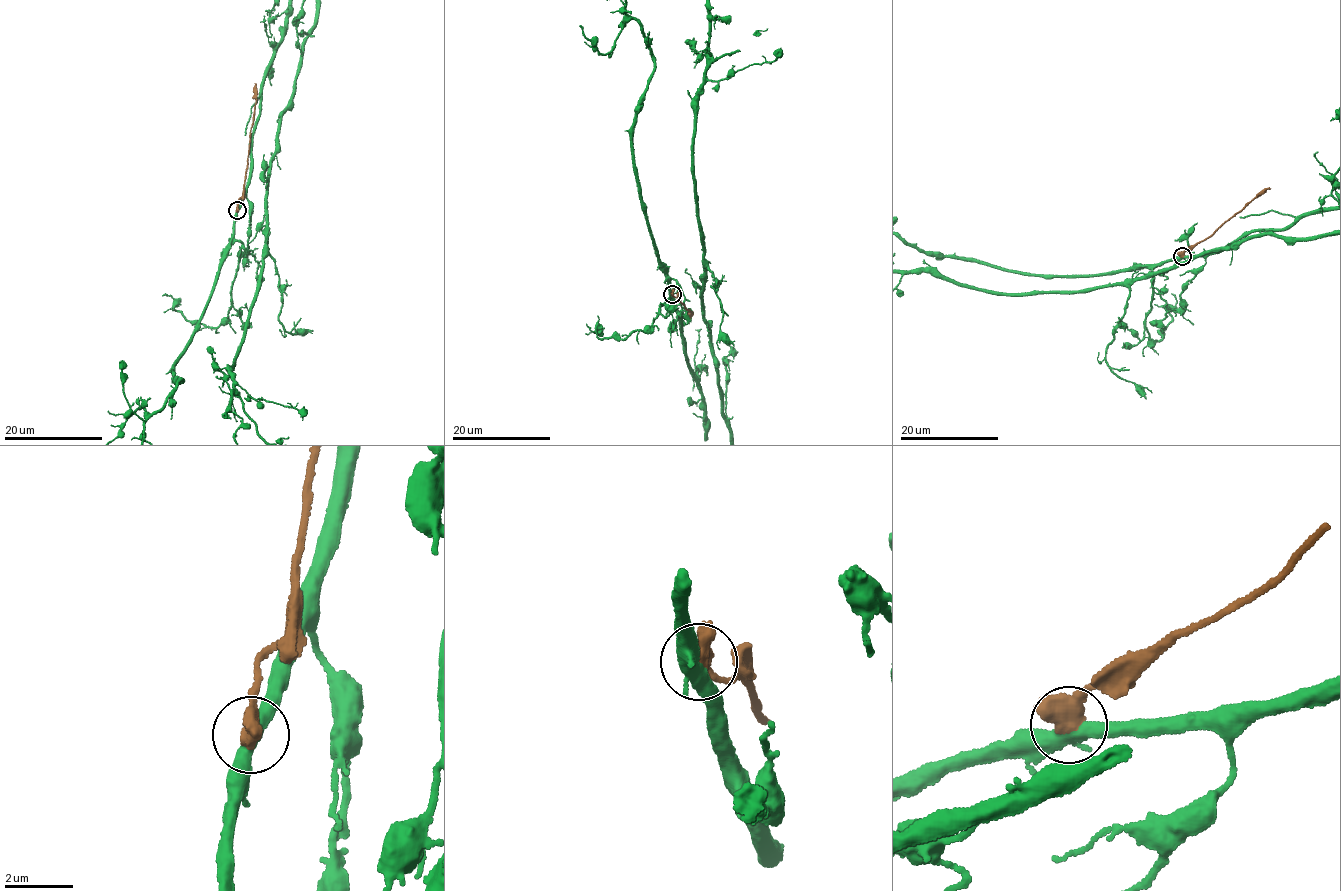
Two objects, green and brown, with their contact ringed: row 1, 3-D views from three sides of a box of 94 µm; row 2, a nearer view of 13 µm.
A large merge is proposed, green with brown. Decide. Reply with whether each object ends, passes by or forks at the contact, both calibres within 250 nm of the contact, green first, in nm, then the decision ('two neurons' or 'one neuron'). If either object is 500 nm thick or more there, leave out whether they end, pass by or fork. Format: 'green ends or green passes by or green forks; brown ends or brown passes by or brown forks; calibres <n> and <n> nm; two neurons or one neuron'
calibres 440 and 600 nm; two neurons

